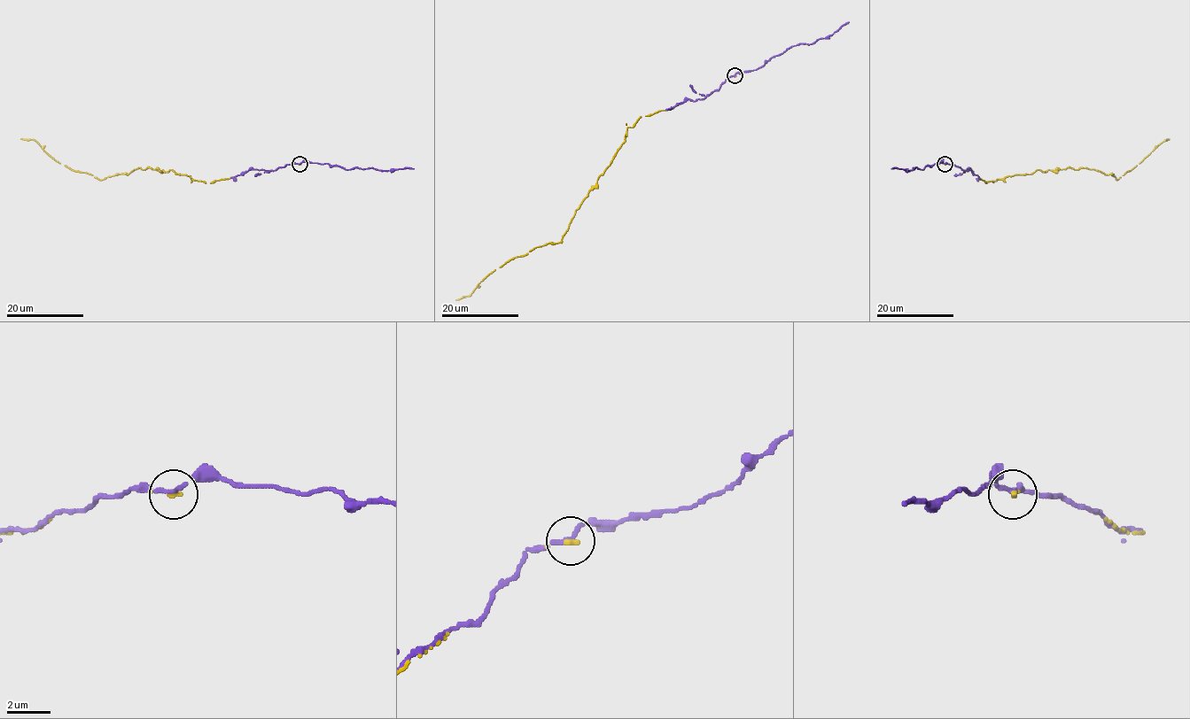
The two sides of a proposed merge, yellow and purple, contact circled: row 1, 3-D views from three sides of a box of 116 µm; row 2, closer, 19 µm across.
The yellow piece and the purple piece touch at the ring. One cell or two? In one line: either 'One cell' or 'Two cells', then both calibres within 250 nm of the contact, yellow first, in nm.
One cell. Thickness 220 nm (yellow) against 240 nm

